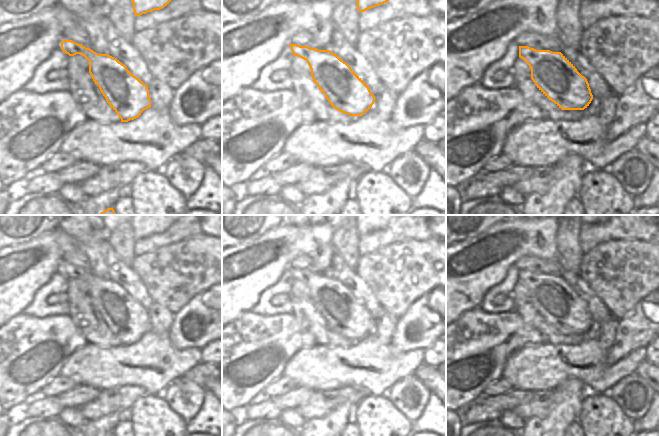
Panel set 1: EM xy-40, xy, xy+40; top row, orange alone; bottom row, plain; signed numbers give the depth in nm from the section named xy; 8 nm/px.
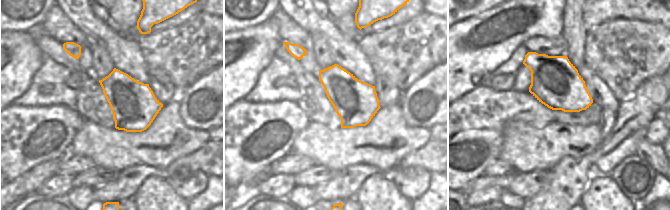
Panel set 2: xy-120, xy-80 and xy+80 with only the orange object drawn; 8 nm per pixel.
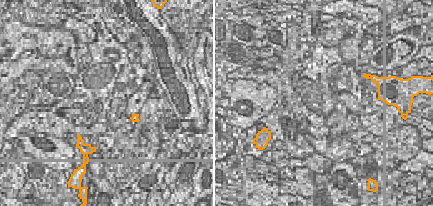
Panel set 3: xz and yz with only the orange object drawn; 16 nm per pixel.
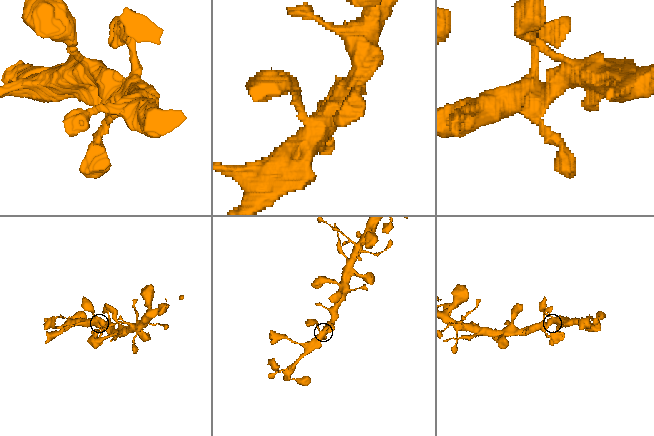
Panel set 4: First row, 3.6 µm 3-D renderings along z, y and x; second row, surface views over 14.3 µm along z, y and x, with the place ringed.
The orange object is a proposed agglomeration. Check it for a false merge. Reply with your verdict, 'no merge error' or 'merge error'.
no merge error

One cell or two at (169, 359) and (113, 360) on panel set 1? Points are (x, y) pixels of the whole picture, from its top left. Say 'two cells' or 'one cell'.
one cell

